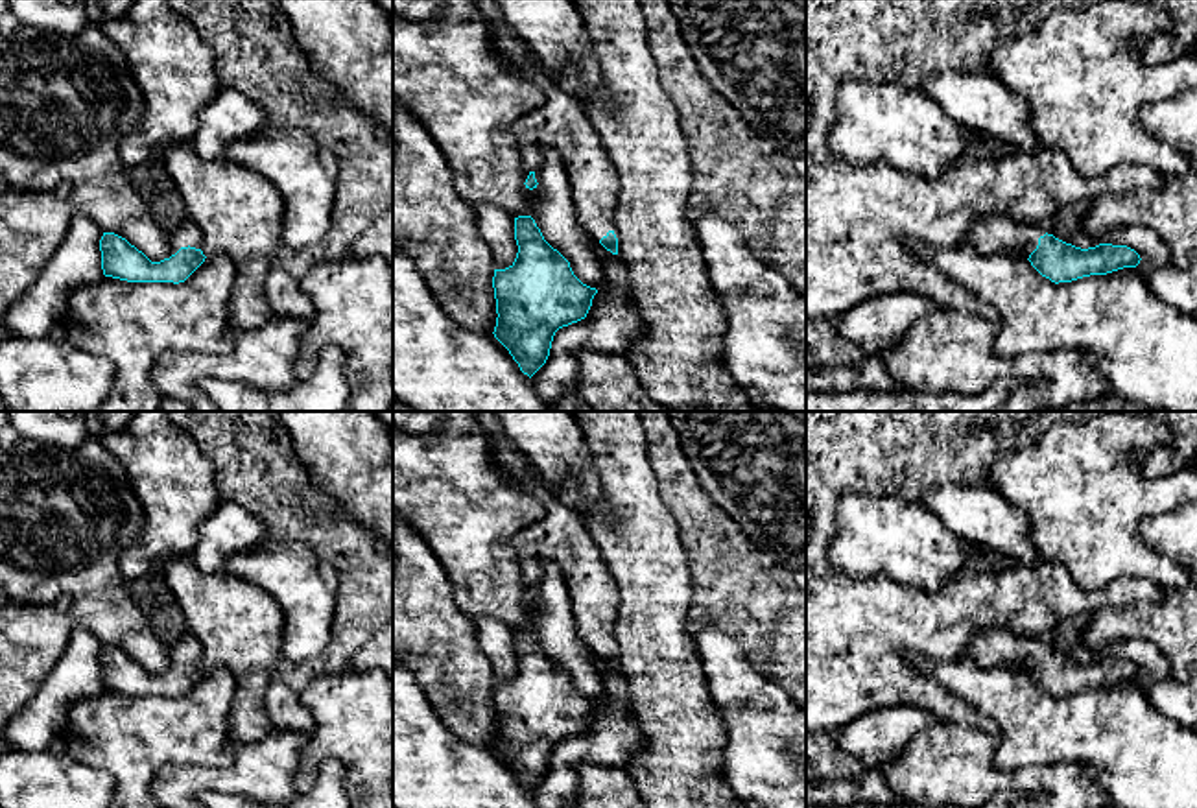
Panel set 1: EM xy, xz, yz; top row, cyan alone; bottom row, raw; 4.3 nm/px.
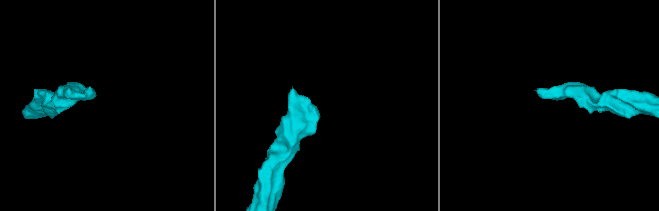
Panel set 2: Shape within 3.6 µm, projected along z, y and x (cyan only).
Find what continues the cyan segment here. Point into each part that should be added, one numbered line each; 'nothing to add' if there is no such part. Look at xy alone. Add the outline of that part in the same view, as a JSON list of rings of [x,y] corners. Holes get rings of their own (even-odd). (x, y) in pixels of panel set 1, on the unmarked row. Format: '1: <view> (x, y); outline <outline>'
1: xy (187, 648); outline [[[183,636],[170,653],[170,664],[175,668],[181,660],[196,660],[201,662],[203,646],[194,636]]]

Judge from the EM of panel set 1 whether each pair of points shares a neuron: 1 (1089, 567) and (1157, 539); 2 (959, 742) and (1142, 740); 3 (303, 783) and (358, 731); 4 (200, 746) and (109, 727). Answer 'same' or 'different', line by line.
1: different
2: different
3: same
4: same

